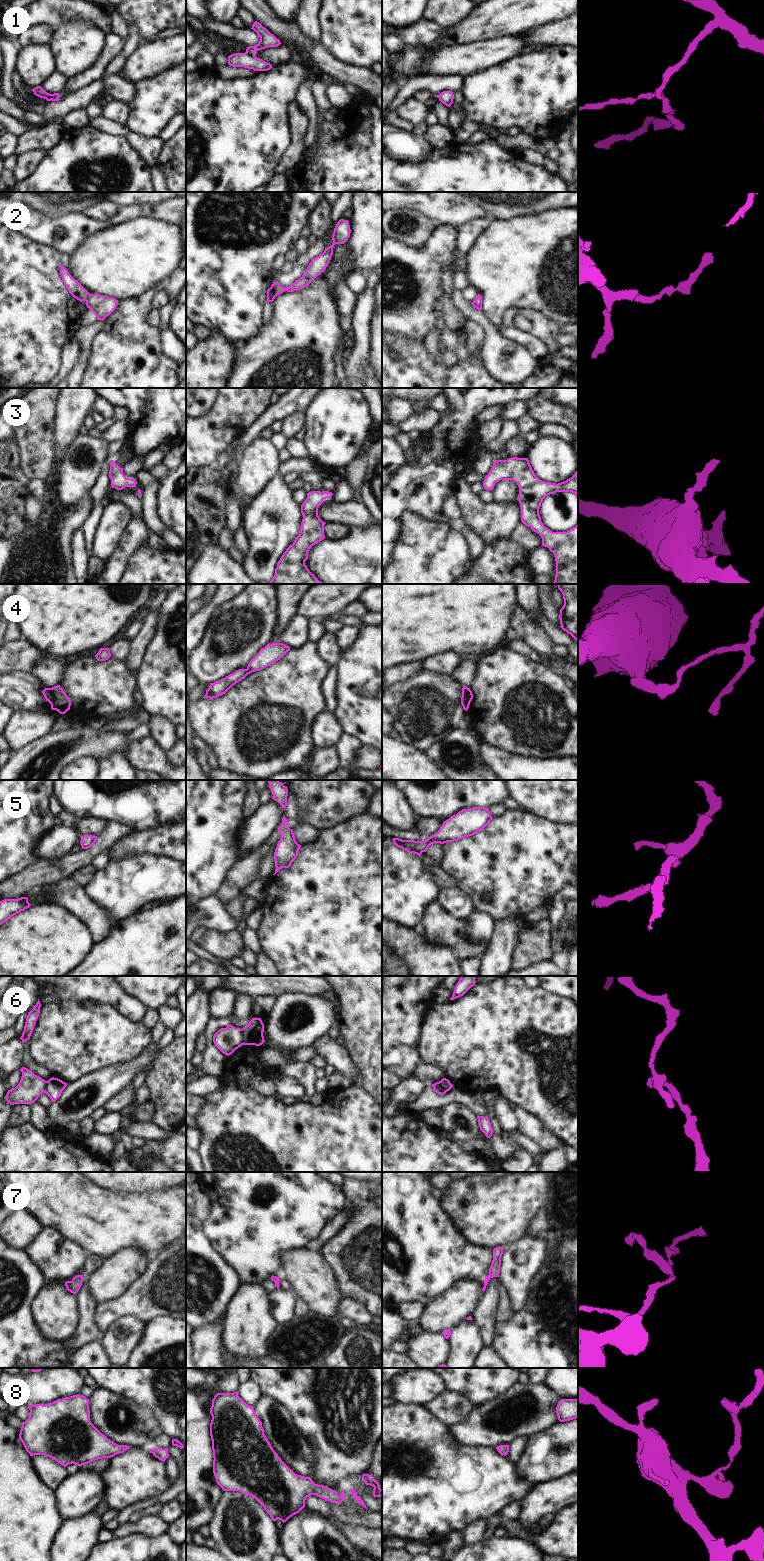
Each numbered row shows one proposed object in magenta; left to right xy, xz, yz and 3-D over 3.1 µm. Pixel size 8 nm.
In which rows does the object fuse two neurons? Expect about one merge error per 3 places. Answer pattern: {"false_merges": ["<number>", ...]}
{"false_merges": ["1", "4", "6"]}

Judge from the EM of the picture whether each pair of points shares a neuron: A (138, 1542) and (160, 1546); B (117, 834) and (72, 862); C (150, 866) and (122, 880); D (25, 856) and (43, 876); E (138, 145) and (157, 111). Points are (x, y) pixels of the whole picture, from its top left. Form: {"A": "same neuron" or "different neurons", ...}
{"A": "same neuron", "B": "same neuron", "C": "same neuron", "D": "different neurons", "E": "different neurons"}

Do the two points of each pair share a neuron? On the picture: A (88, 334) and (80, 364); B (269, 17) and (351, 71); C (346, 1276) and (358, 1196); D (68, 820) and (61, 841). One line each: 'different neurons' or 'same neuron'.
A: same neuron
B: same neuron
C: same neuron
D: different neurons

